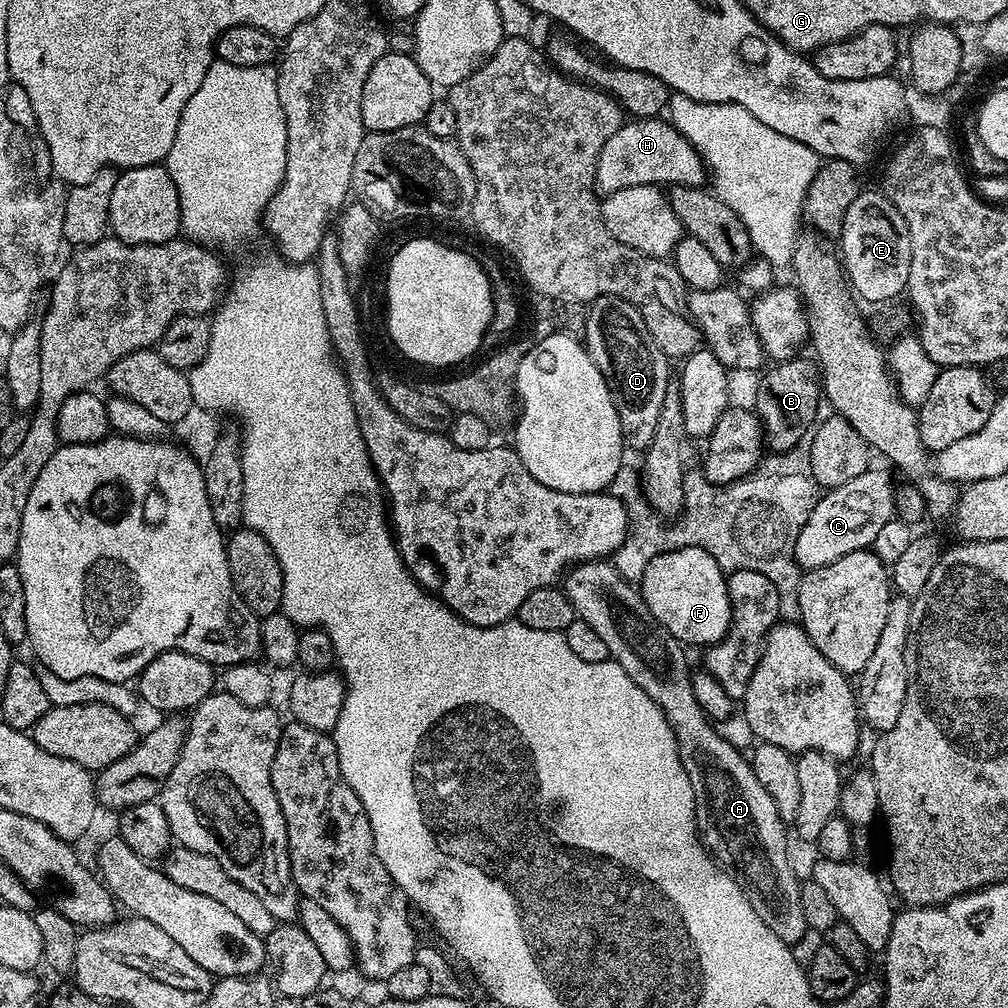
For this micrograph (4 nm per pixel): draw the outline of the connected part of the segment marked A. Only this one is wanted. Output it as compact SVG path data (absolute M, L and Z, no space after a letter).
M588 560L584 564L577 564L568 569L562 580L564 593L570 598L577 617L590 626L590 630L598 633L598 638L606 642L606 650L609 657L616 661L622 670L662 710L662 714L672 725L672 732L676 735L680 750L680 761L686 770L686 776L690 778L690 786L694 790L696 798L696 826L701 843L707 849L708 855L716 861L726 875L732 879L746 894L750 906L754 906L754 914L770 926L782 942L789 946L803 938L804 932L809 931L806 918L802 918L802 902L800 901L801 881L796 880L796 872L788 861L788 832L786 822L778 814L778 806L774 806L774 798L766 794L762 782L754 774L749 757L741 749L732 745L731 739L719 732L717 725L708 719L708 715L698 706L698 698L694 698L694 686L692 685L692 672L688 668L688 660L684 657L685 645L679 640L673 640L671 634L650 614L646 602L640 597L640 589L635 583L626 578L617 570L615 563L603 560Z

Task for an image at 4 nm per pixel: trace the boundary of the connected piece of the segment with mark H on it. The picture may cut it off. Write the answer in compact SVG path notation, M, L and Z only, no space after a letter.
M632 118L621 126L602 146L602 154L598 154L596 167L597 193L609 196L618 190L626 190L626 186L690 186L699 188L705 183L706 169L700 151L688 141L683 134L664 118Z

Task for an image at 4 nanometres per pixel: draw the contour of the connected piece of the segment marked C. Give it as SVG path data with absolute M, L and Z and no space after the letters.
M876 466L869 467L868 471L858 474L858 478L846 482L846 486L825 491L817 499L794 546L795 561L801 569L821 568L830 562L838 562L838 558L846 554L871 549L874 538L878 538L878 530L894 519L896 511L893 473L888 472Z

